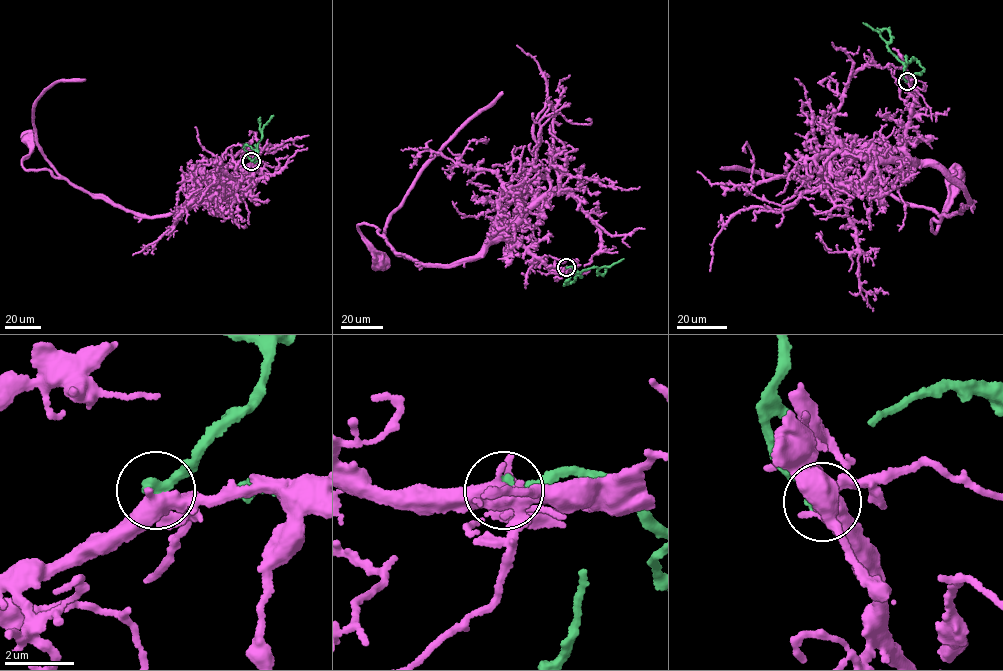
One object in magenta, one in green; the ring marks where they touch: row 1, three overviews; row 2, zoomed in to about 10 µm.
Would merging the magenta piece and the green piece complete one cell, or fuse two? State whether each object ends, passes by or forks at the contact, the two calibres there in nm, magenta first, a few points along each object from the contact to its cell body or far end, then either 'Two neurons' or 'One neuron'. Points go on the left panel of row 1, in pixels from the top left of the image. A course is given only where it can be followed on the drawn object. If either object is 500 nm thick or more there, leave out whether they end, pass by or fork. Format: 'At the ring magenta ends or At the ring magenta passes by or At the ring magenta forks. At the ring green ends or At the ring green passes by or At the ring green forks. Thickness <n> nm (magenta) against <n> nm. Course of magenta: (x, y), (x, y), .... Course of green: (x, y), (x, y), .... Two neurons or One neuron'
At the ring magenta forks. At the ring green ends. Thickness 400 nm (magenta) against 340 nm. Course of magenta: (251, 161), (170, 213), (142, 217), (48, 170), (27, 170), (22, 161), (28, 139). Course of green: (251, 161), (257, 154), (244, 145), (247, 155), (257, 161). Two neurons

